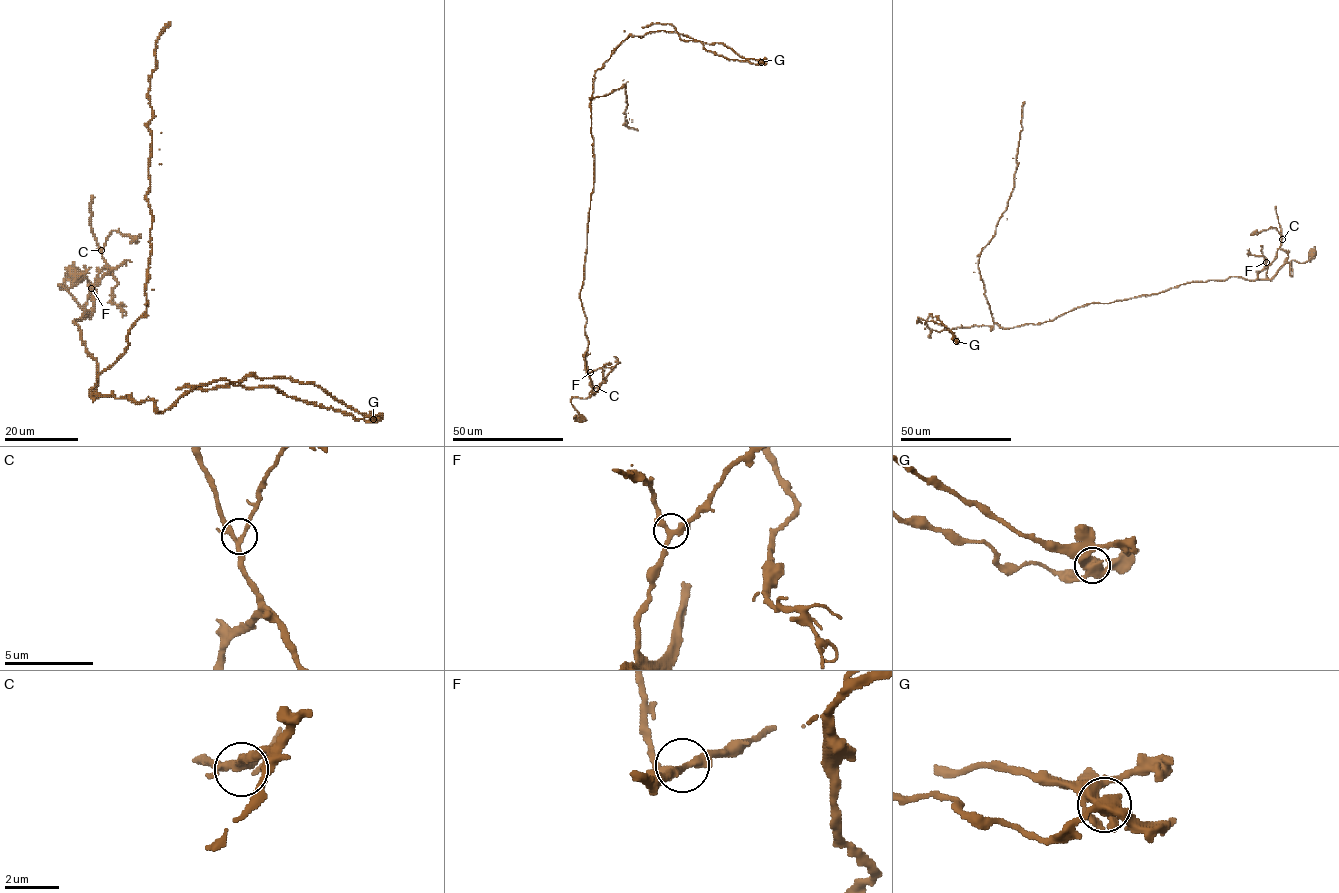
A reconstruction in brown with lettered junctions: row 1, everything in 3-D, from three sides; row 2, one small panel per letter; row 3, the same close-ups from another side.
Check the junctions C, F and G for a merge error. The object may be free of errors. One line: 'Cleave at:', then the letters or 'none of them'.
Cleave at: G

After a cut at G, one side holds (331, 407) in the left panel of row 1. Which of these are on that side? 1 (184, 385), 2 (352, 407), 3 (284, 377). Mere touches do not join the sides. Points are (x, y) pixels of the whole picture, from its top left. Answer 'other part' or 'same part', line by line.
1: same part
2: other part
3: other part

